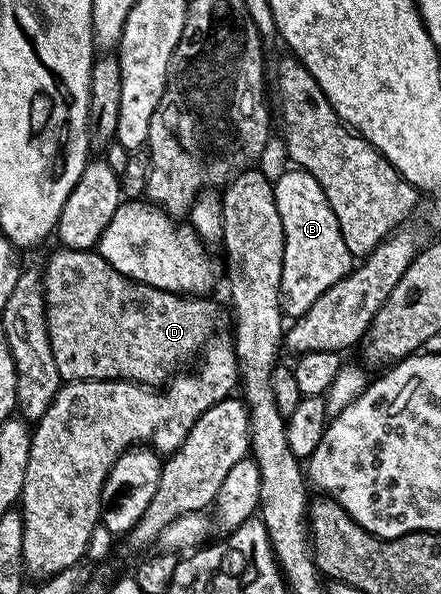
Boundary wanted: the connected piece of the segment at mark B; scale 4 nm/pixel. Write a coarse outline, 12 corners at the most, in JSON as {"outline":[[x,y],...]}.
{"outline":[[313,175],[276,192],[283,312],[309,311],[353,268]]}

